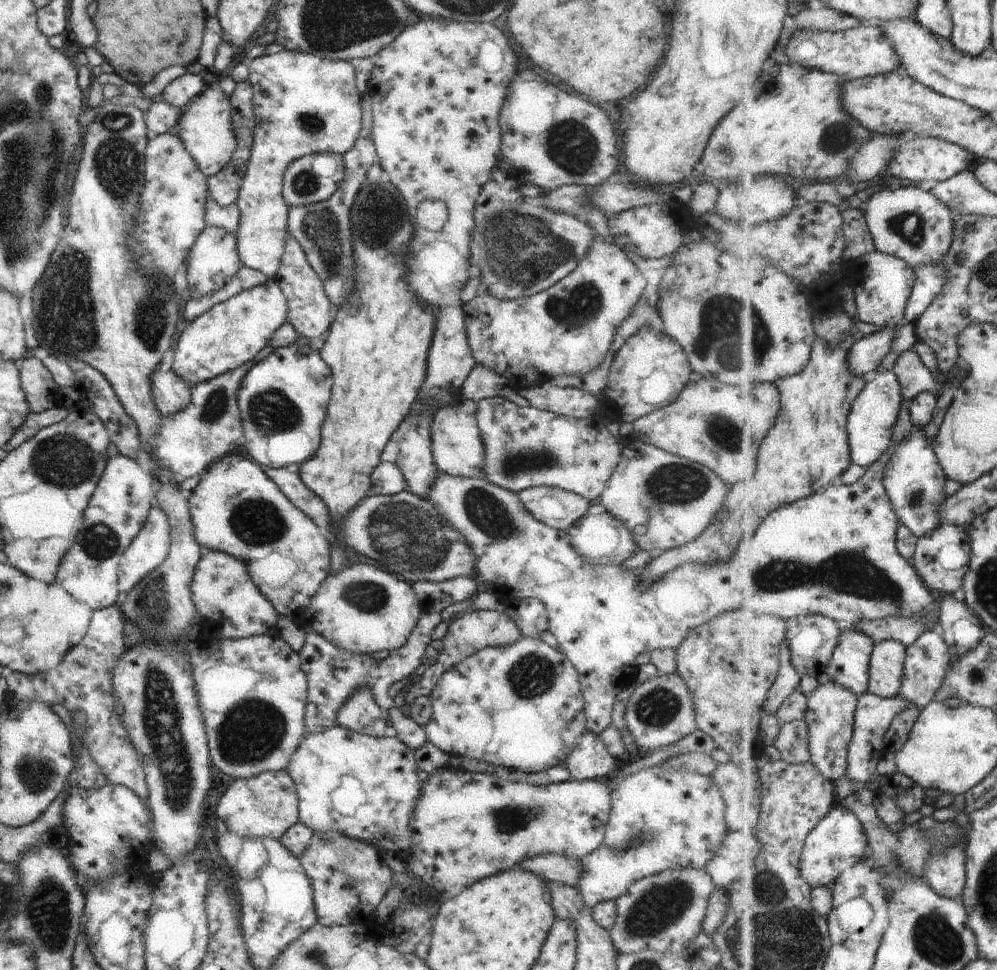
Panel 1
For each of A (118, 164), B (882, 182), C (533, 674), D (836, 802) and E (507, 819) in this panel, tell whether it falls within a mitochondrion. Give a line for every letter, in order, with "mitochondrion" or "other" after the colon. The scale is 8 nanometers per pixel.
A: mitochondrion
B: other
C: mitochondrion
D: other
E: mitochondrion

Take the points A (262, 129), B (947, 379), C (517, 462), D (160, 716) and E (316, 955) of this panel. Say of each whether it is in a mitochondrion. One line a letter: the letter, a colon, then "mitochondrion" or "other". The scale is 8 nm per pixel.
A: other
B: other
C: mitochondrion
D: mitochondrion
E: mitochondrion

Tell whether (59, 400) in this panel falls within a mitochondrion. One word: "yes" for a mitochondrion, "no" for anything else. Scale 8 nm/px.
no

